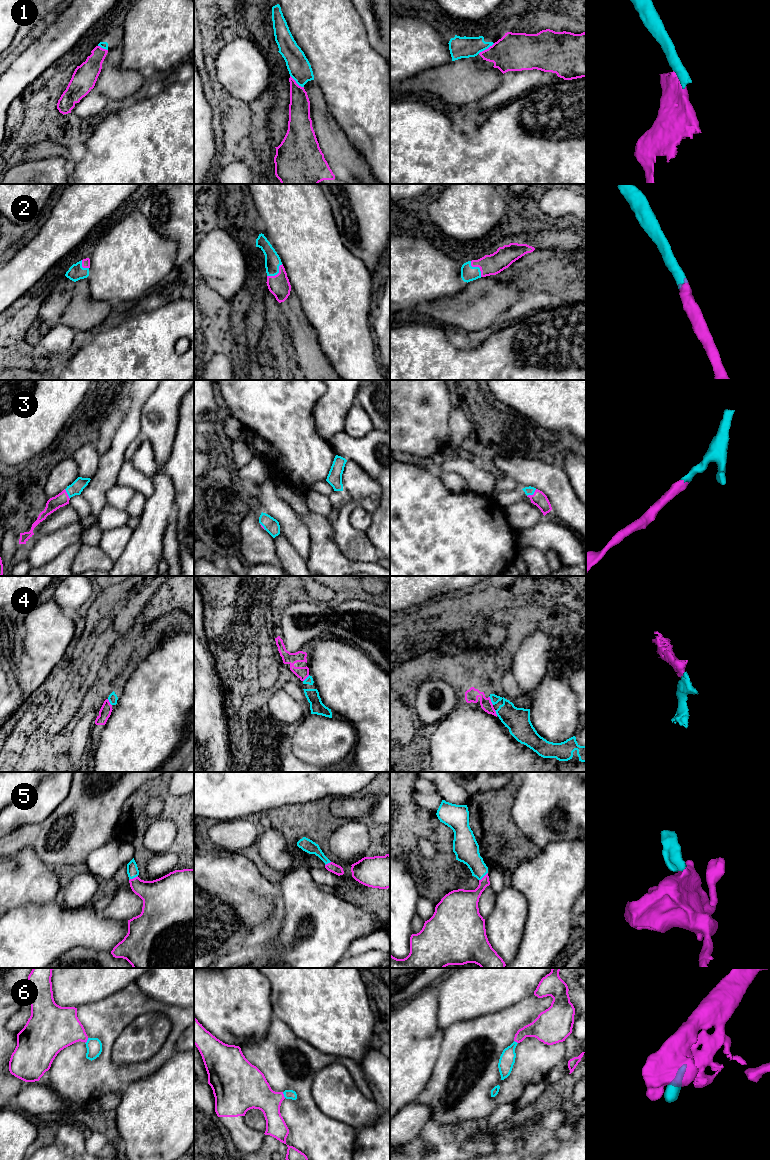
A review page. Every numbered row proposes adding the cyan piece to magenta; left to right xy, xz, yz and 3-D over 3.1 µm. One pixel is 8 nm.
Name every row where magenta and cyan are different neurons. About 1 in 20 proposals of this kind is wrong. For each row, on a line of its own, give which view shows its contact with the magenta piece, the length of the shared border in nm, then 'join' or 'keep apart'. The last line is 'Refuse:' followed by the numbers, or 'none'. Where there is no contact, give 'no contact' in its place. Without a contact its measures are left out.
1: contact in yz; length 160 nm; keep apart
2: contact in yz; length 160 nm; join
3: contact in yz; length 100 nm; join
4: contact in yz; length 80 nm; join
5: contact in xy; length 80 nm; join
6: contact in xz; length 50 nm; join
Refuse: 1

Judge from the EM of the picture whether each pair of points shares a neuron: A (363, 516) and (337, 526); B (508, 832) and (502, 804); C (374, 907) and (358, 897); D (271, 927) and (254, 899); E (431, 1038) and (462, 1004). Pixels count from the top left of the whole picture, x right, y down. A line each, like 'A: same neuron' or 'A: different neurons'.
A: different neurons
B: same neuron
C: same neuron
D: different neurons
E: different neurons

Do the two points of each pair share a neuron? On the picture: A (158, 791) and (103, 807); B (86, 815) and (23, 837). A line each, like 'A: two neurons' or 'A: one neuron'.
A: two neurons
B: one neuron

